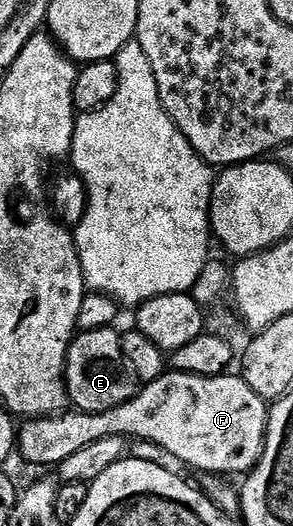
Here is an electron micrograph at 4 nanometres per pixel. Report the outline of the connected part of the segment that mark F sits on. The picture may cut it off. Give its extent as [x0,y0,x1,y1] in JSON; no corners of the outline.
[17,371,270,475]

